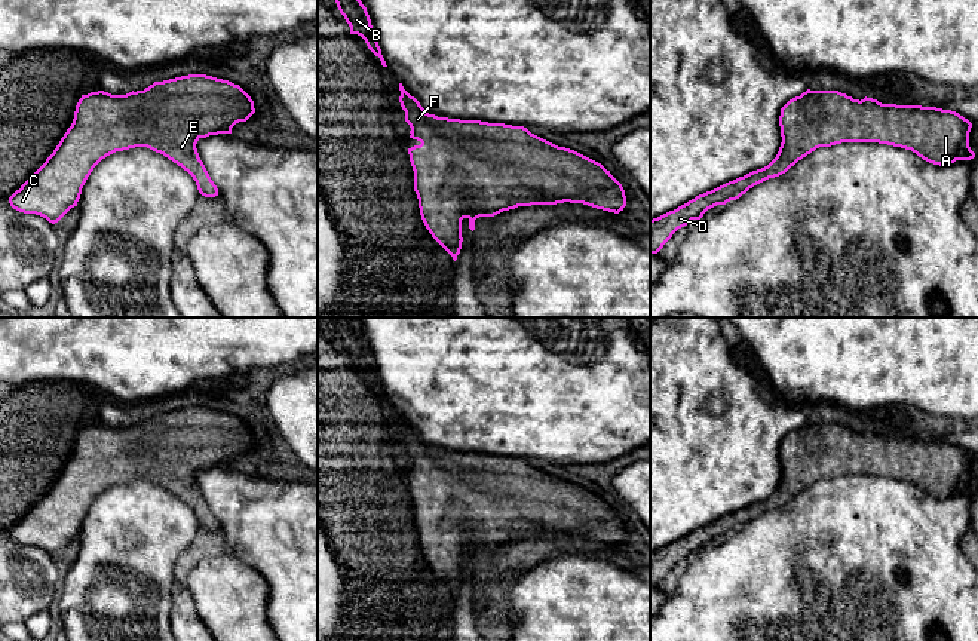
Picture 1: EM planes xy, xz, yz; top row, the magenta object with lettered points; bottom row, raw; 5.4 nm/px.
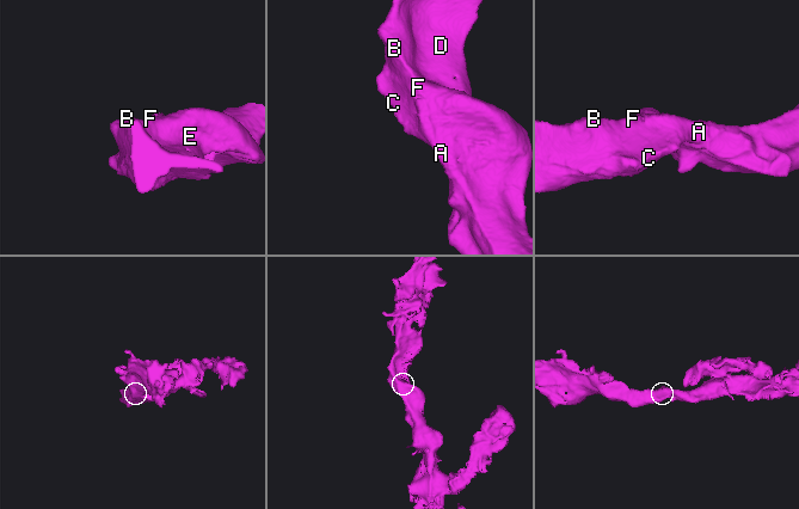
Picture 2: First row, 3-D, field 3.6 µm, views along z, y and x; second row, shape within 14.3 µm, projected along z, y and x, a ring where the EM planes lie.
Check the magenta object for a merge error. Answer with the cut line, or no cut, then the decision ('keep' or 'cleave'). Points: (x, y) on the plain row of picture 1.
no cut; keep

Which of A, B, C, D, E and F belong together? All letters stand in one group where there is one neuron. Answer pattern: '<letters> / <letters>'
A B C D E F

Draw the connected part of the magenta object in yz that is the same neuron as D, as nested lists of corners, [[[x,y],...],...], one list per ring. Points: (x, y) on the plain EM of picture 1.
[[[807,421],[790,432],[781,441],[779,458],[782,475],[767,499],[650,552],[650,586],[657,586],[678,561],[700,552],[708,542],[736,533],[754,518],[785,506],[819,479],[879,475],[911,482],[939,499],[975,490],[969,479],[972,456],[956,444],[882,436],[867,429],[859,433],[838,423]]]

